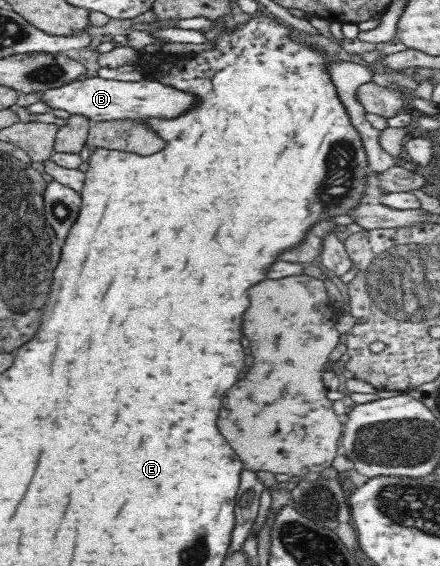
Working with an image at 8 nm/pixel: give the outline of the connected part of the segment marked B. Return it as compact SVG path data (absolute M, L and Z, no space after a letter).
M100 76L75 80L57 89L46 89L43 92L43 102L51 111L61 109L70 115L82 115L95 123L113 120L145 120L150 117L179 117L185 109L193 107L195 97L183 91L171 89L168 85L159 83L156 79L141 81L118 81L103 79Z

